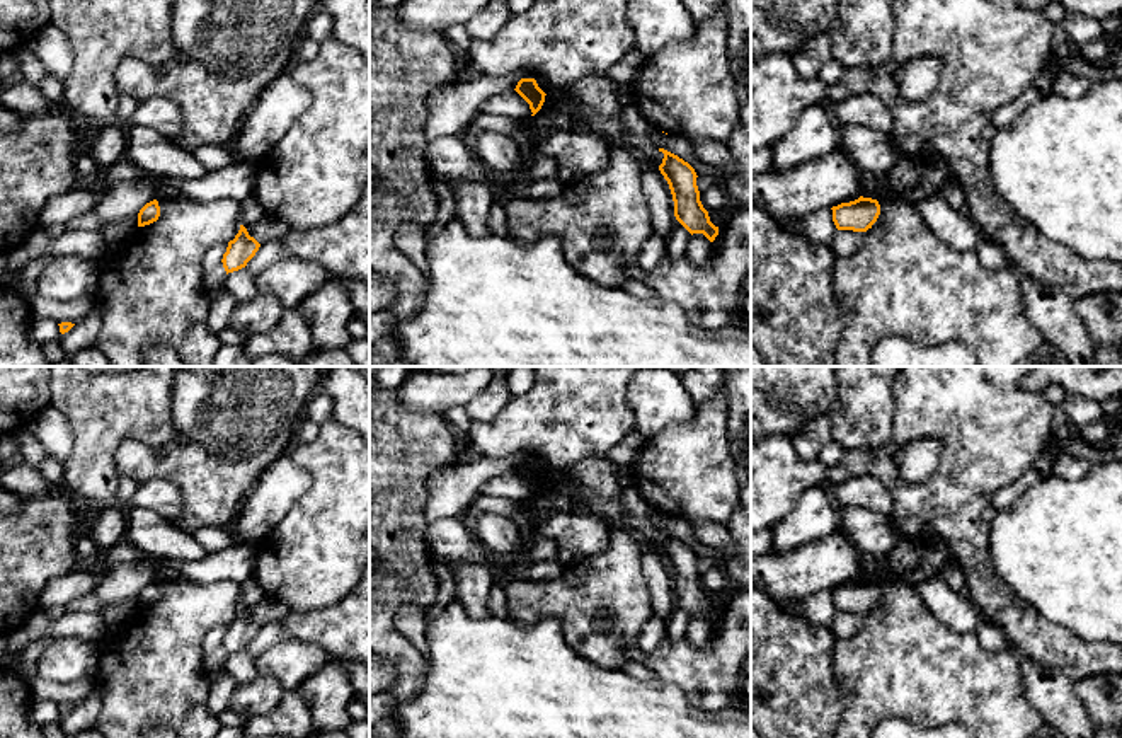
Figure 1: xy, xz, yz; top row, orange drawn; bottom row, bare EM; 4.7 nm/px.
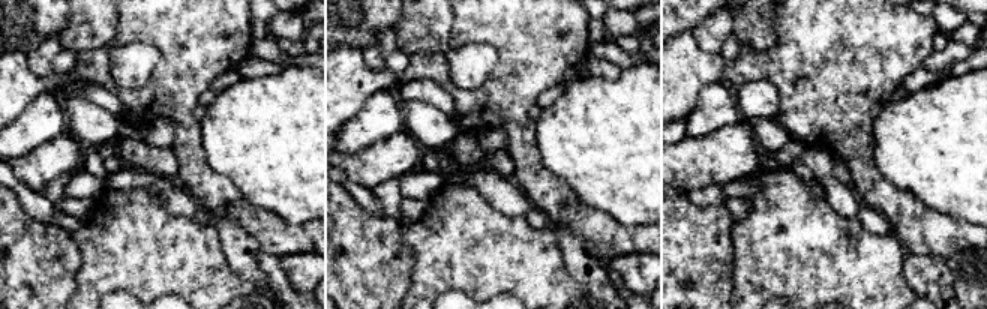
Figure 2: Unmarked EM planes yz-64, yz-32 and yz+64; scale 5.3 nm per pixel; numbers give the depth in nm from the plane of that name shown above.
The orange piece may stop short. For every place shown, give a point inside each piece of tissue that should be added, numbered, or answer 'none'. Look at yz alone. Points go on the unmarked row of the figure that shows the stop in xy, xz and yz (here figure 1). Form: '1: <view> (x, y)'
none

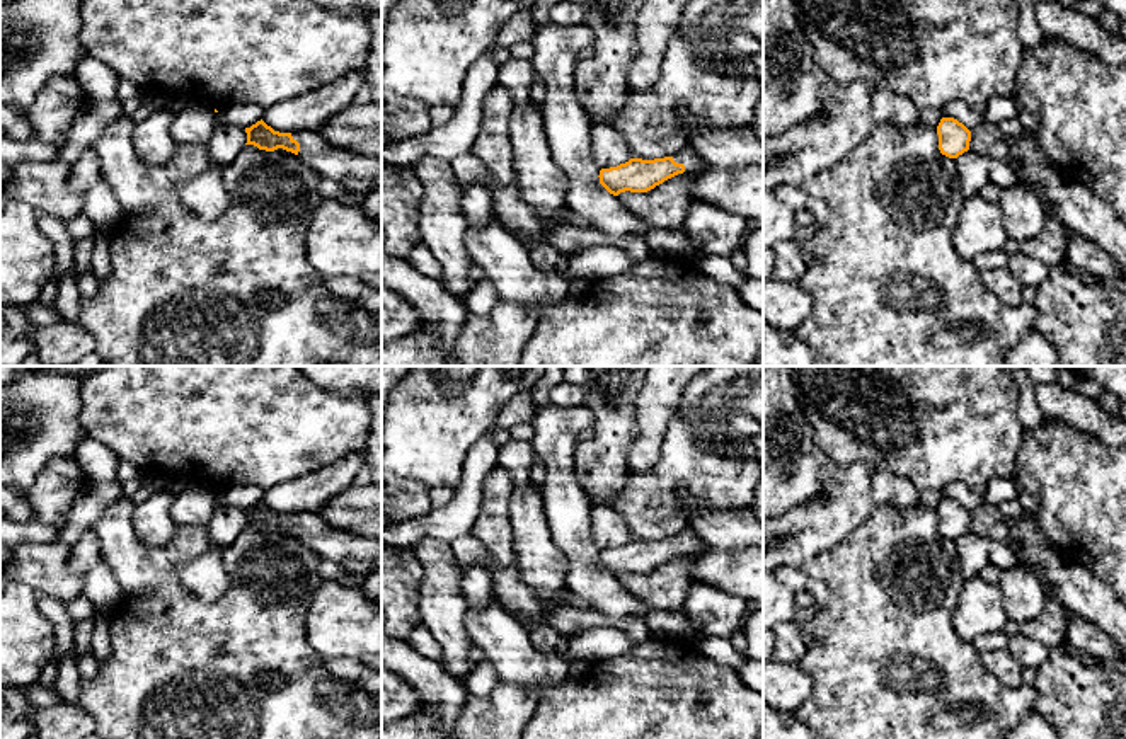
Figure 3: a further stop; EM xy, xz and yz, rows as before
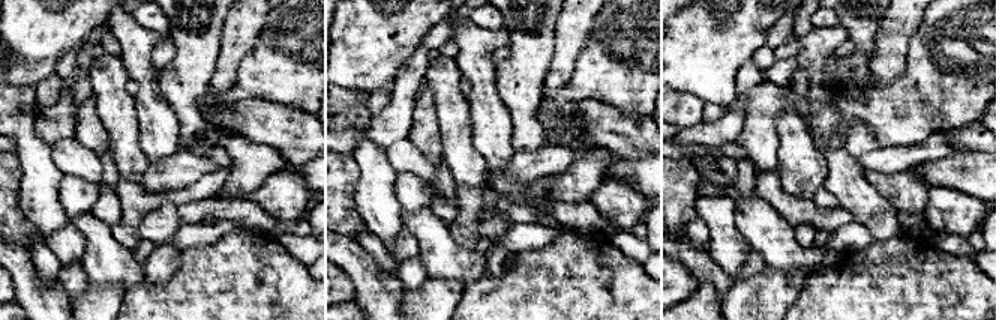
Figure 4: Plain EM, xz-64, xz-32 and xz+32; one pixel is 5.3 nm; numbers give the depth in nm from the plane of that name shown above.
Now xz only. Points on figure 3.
1: xz (687, 538)

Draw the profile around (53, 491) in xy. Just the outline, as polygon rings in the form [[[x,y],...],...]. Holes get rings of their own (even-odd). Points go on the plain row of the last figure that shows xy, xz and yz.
[[[51,458],[27,494],[36,519],[44,524],[60,524],[85,484],[85,475],[73,458]]]

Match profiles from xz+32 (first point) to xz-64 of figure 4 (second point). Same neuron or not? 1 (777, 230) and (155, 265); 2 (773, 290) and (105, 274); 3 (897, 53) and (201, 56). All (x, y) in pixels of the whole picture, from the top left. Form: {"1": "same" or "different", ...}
{"1": "different", "2": "different", "3": "different"}

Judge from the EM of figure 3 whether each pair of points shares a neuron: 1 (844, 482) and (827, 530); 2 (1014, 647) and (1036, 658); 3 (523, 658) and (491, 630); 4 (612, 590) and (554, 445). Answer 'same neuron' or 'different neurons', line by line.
1: same neuron
2: same neuron
3: same neuron
4: same neuron

